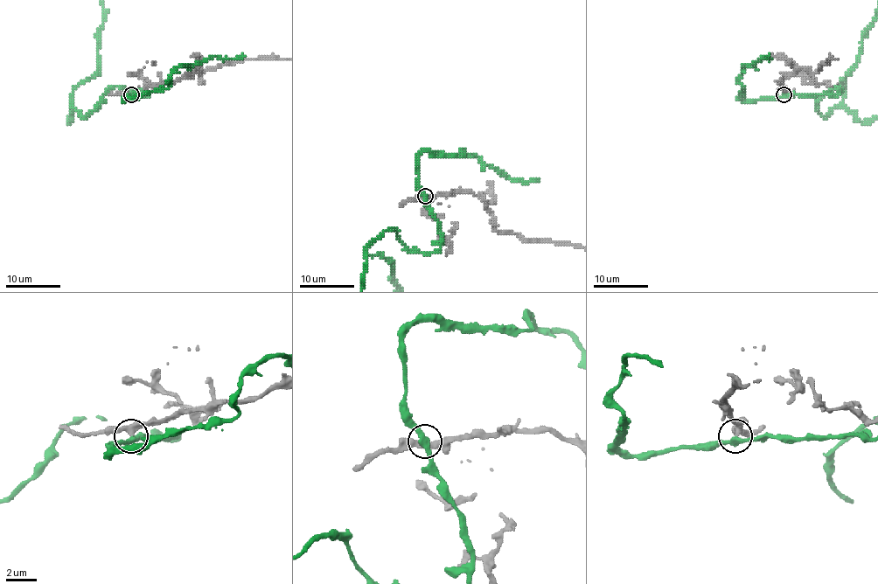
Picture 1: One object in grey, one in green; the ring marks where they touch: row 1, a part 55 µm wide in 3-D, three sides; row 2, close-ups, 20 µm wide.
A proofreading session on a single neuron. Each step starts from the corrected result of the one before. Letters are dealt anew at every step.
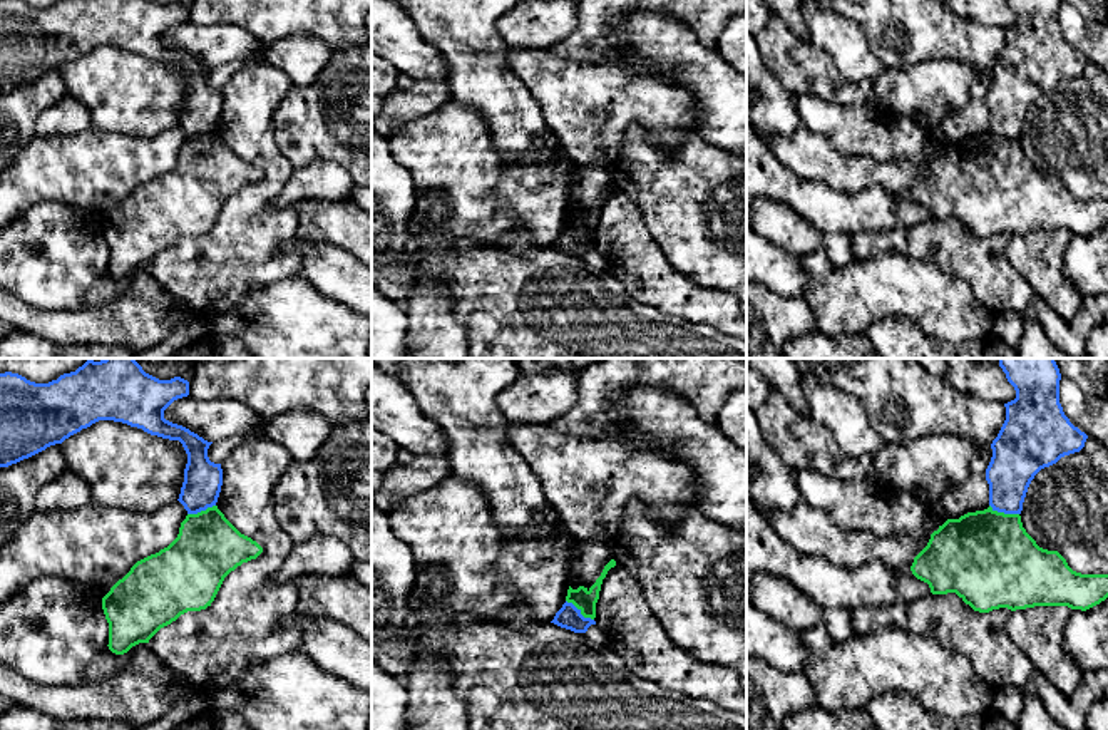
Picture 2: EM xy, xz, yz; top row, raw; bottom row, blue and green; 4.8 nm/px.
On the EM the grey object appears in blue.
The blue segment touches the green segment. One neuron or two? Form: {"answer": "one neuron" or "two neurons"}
{"answer": "two neurons"}

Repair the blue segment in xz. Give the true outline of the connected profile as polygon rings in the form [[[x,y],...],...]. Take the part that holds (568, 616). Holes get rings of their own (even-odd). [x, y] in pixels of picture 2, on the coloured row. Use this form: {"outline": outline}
{"outline": [[[567,601],[556,613],[551,623],[561,628],[571,630],[574,633],[586,633],[591,625],[596,625],[594,619],[584,618],[581,614],[581,609],[577,609],[572,603],[567,603]]]}

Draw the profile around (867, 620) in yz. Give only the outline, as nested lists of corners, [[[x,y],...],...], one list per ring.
[[[890,603],[850,609],[855,635],[869,635],[884,628],[905,628],[907,604]]]

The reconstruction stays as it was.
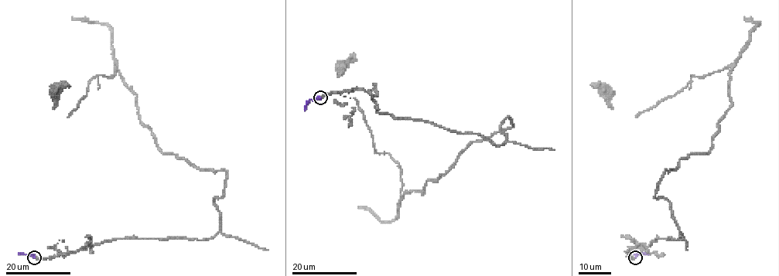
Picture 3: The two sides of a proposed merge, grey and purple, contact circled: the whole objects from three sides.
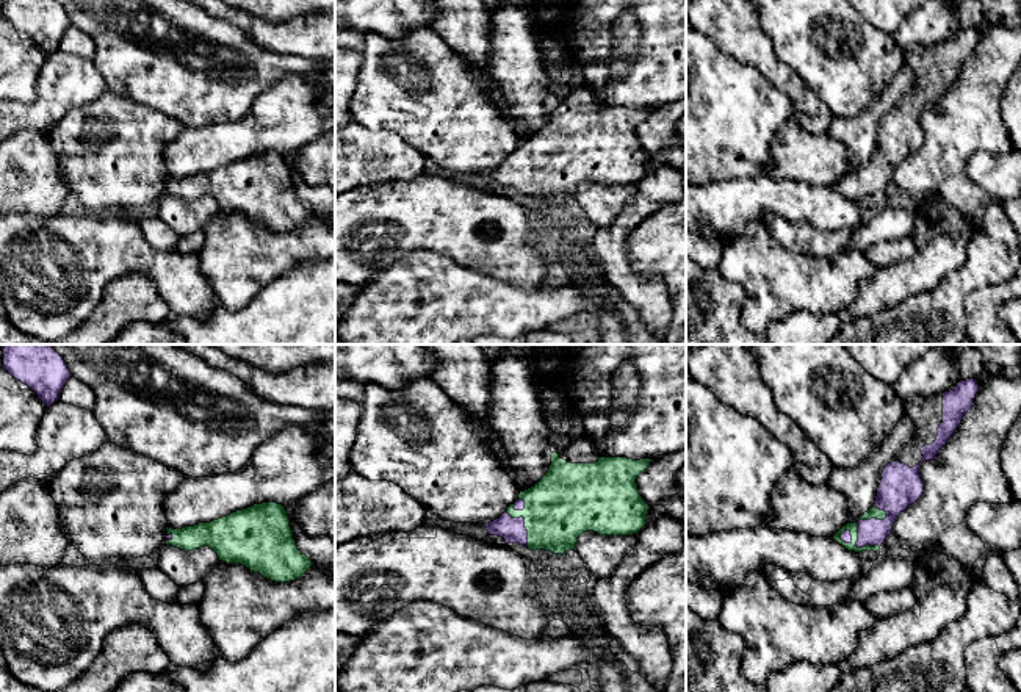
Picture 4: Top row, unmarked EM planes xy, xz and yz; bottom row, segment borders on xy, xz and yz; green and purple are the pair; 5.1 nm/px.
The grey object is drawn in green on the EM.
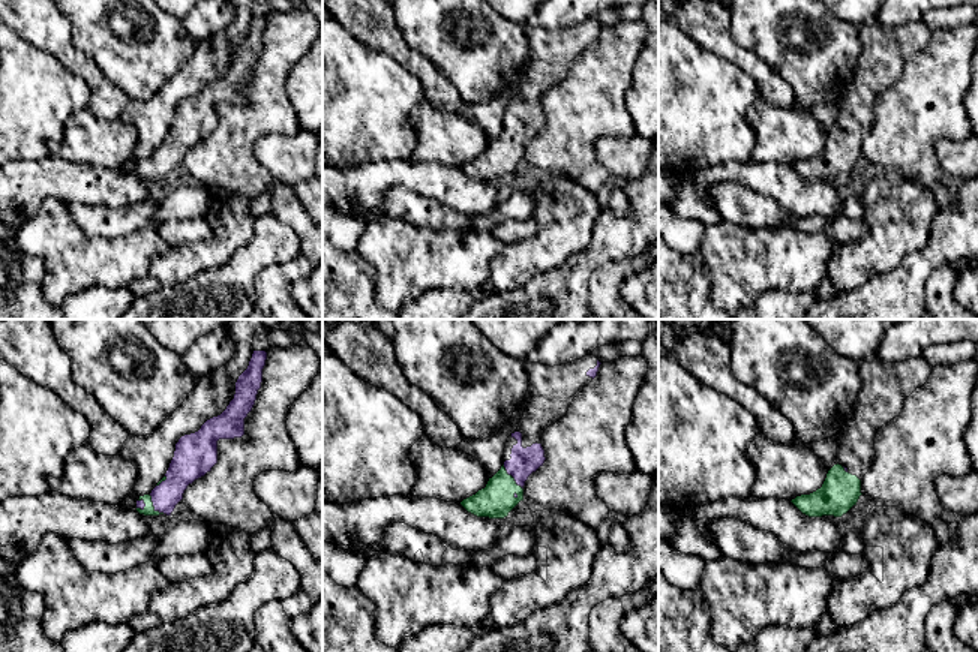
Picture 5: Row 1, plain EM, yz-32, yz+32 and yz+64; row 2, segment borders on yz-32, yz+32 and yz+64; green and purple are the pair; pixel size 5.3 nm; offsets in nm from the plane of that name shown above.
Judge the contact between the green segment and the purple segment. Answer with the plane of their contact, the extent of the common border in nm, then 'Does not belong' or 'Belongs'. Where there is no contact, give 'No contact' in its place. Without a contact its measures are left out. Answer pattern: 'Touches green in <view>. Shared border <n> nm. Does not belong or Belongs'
Touches green in yz. Shared border 240 nm. Belongs

